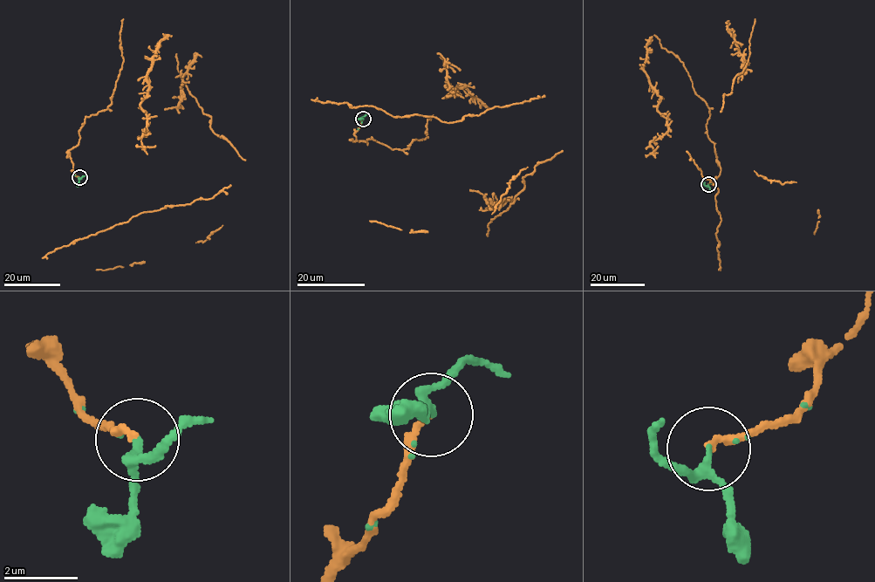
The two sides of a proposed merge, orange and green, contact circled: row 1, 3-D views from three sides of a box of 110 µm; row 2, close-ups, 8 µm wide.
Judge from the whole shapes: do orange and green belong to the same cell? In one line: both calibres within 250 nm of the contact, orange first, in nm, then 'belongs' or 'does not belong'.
160 nm thick on the orange side, 190 nm on the other; belongs

